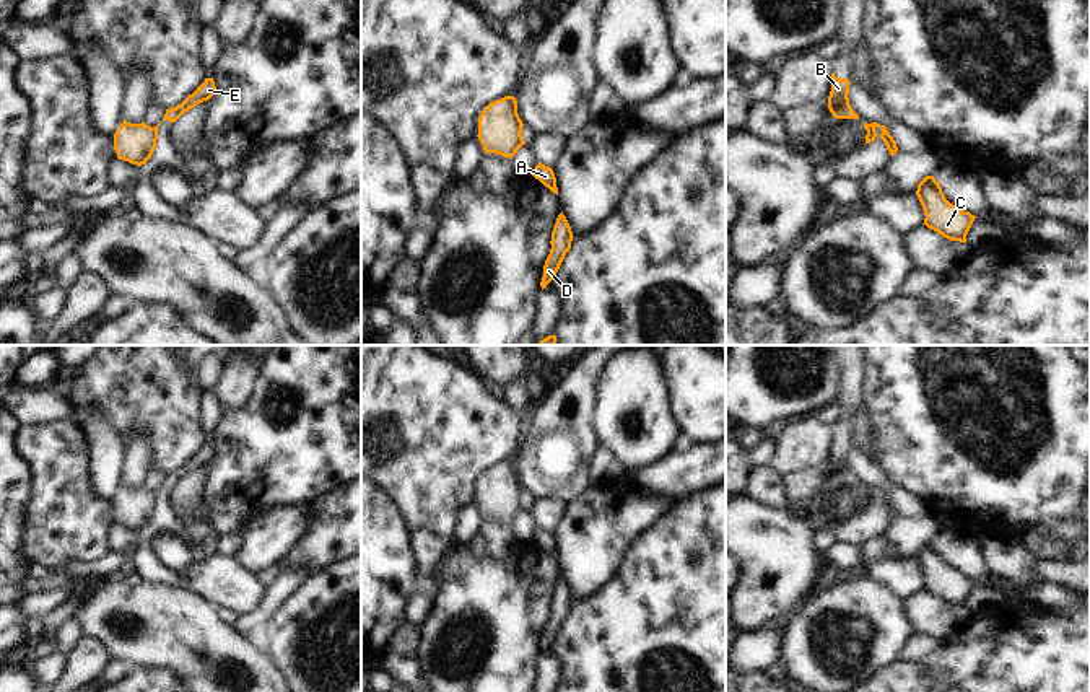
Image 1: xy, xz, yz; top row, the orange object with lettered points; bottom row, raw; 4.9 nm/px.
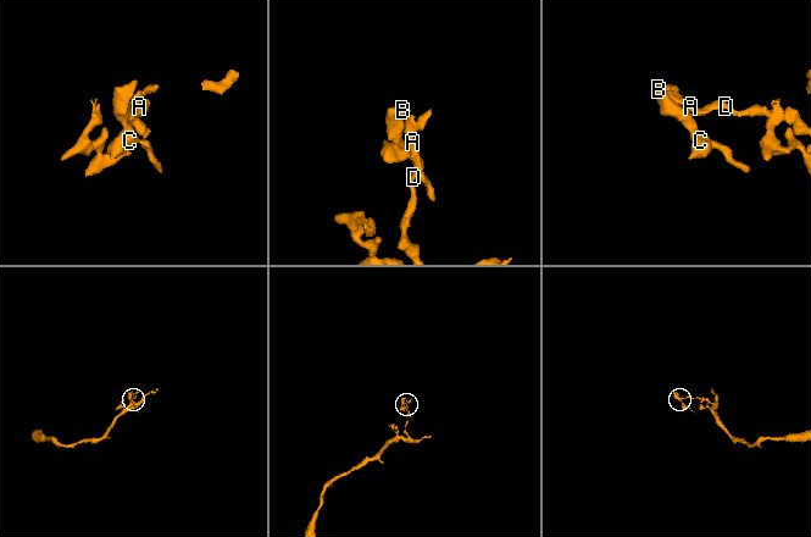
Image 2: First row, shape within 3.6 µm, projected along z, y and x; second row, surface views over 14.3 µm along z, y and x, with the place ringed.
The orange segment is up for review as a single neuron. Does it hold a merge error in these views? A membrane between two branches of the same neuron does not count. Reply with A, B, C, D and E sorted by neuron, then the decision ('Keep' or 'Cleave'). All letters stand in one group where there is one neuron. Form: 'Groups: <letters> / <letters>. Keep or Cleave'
Groups: A D E / B C. Cleave

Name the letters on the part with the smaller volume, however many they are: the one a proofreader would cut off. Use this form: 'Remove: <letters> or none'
Remove: B, C

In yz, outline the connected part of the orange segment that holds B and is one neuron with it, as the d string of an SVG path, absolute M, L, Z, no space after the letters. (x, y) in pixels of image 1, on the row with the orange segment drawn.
M835 72L831 73L831 91L828 96L828 109L836 119L859 119L849 104L849 80L836 78Z

